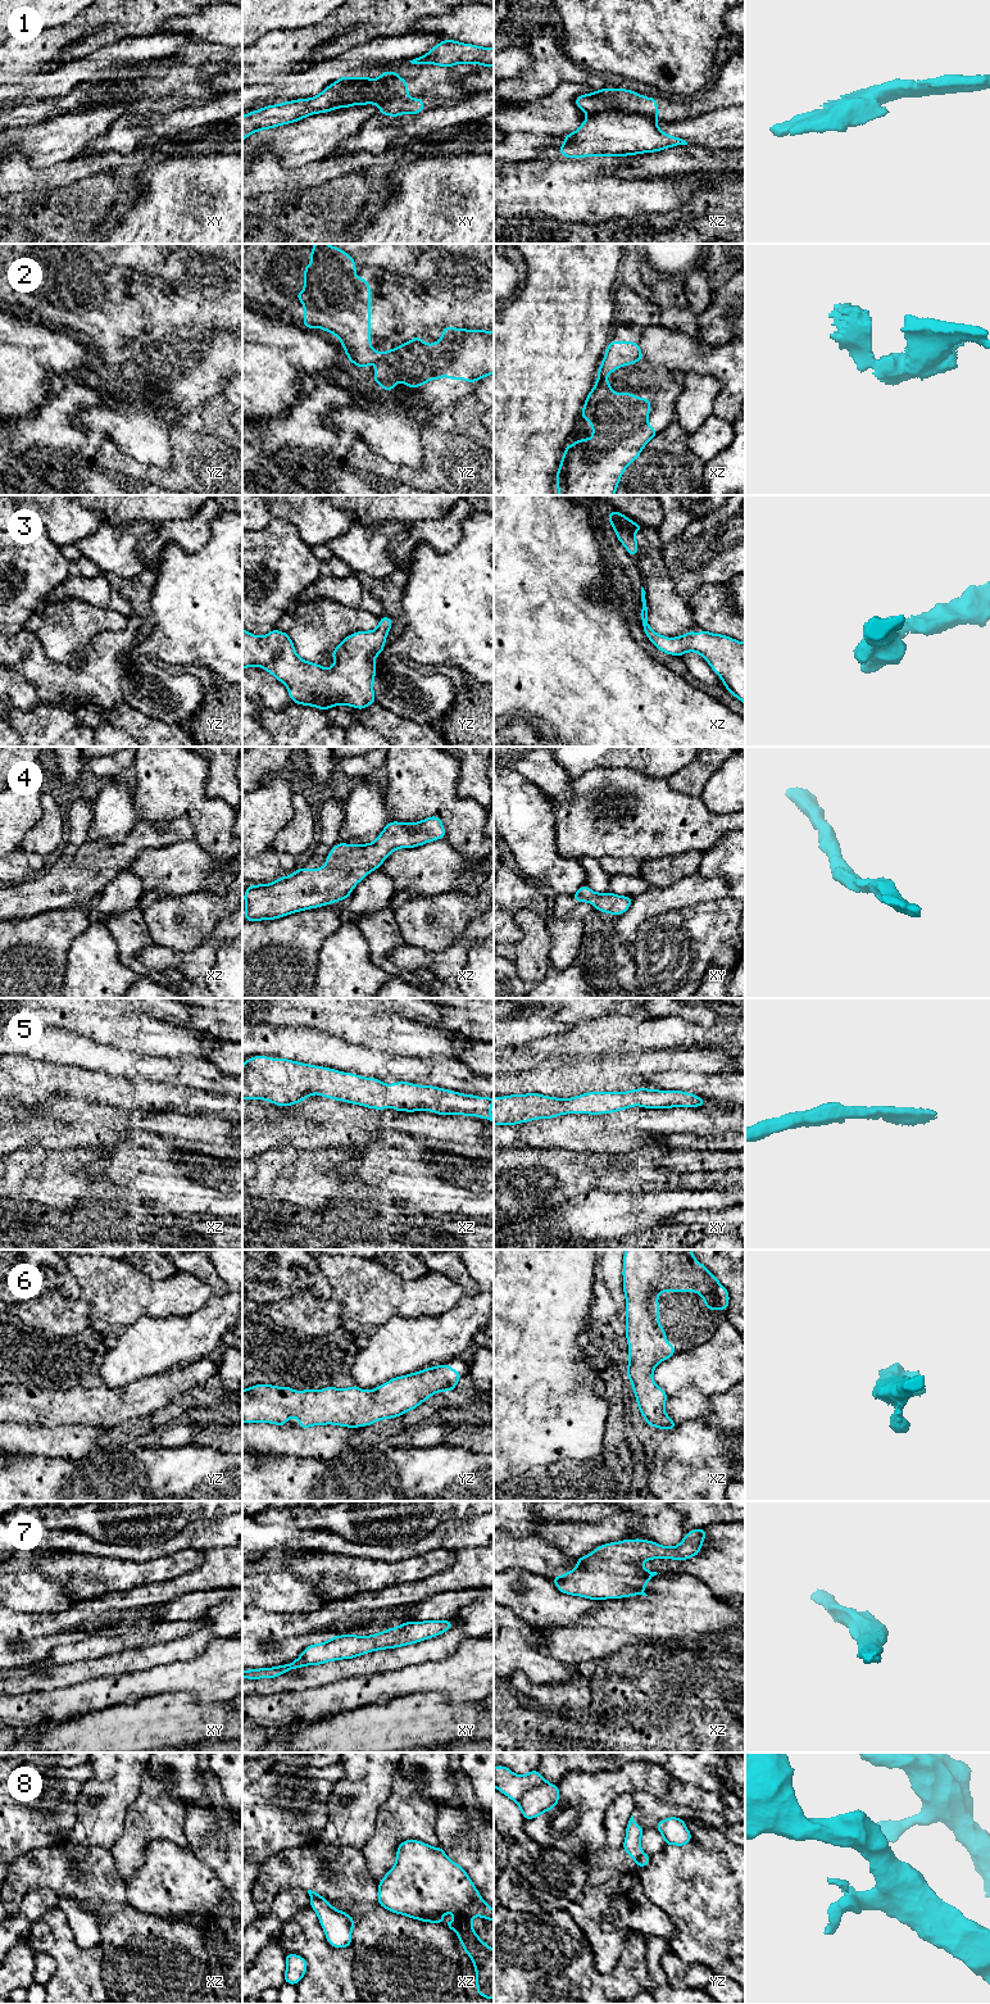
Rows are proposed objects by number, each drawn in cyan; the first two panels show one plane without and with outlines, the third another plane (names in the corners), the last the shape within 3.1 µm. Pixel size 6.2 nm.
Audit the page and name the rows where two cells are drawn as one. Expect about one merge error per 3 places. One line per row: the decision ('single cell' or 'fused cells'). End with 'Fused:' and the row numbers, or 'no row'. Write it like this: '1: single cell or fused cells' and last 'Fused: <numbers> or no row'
1: fused cells
2: fused cells
3: single cell
4: single cell
5: single cell
6: single cell
7: single cell
8: fused cells
Fused: 1, 2, 8

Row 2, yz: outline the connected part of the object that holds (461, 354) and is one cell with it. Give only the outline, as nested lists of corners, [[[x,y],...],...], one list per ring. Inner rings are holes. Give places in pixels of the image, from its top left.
[[[442,327],[442,337],[436,344],[424,344],[422,336],[399,345],[386,352],[380,362],[374,366],[376,373],[372,378],[382,387],[382,390],[395,390],[396,381],[410,386],[415,390],[419,385],[426,385],[428,380],[440,380],[446,376],[449,380],[467,380],[471,385],[476,380],[483,378],[494,373],[494,331],[485,330],[466,330],[455,327]]]

